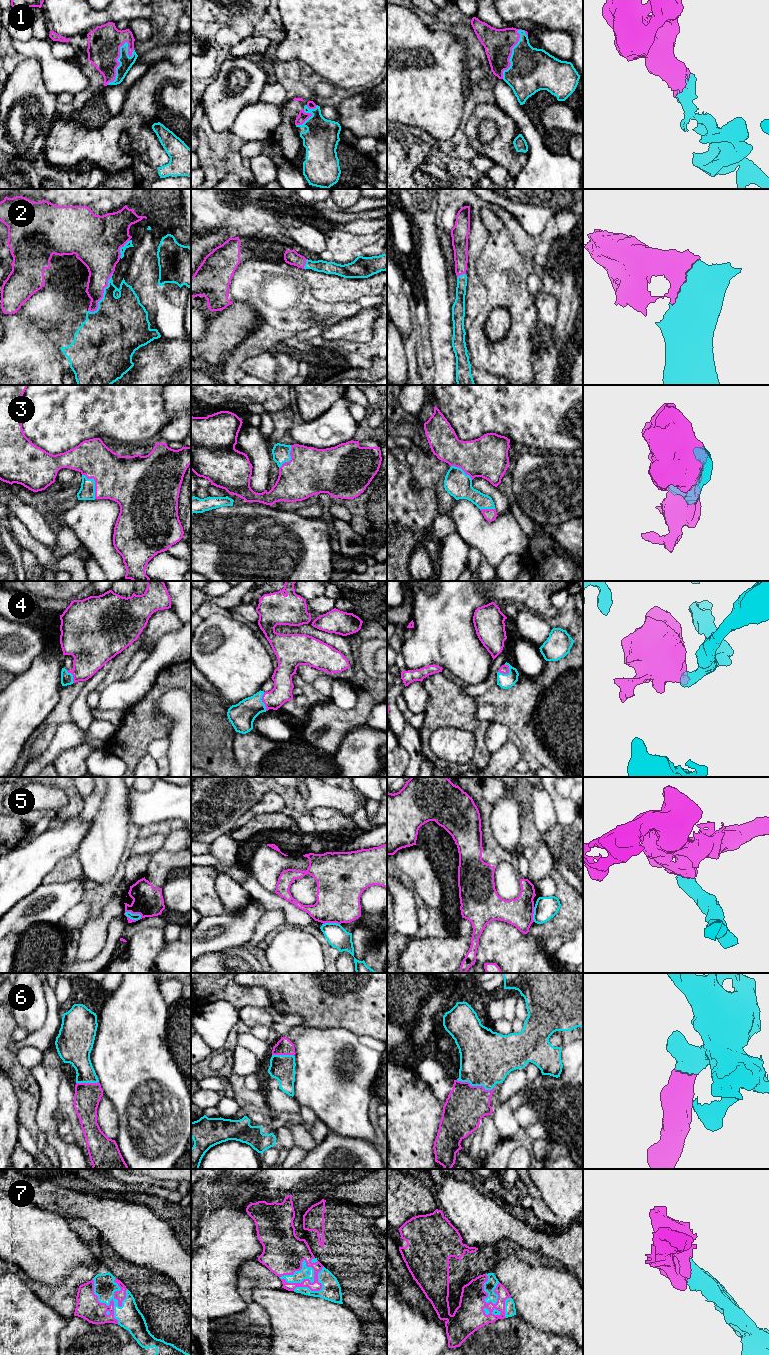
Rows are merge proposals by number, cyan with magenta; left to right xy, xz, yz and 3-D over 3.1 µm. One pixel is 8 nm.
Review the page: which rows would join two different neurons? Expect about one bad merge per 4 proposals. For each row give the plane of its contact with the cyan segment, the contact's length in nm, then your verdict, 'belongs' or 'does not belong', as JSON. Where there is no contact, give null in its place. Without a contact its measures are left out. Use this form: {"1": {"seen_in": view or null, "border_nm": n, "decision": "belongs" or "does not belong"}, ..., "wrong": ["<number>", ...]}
{"1": {"seen_in": "xy", "border_nm": 380, "decision": "belongs"}, "2": {"seen_in": "xy", "border_nm": 360, "decision": "belongs"}, "3": {"seen_in": "xy", "border_nm": 220, "decision": "belongs"}, "4": {"seen_in": "yz", "border_nm": 110, "decision": "belongs"}, "5": {"seen_in": "xy", "border_nm": 150, "decision": "does not belong"}, "6": {"seen_in": "yz", "border_nm": 300, "decision": "belongs"}, "7": {"seen_in": "xy", "border_nm": 420, "decision": "belongs"}, "wrong": ["5"]}

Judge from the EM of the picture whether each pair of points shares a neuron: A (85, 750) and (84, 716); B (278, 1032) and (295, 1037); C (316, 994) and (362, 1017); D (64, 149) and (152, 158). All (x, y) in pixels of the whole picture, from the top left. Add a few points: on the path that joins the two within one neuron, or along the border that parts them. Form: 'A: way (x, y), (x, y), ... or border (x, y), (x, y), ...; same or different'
A: border (84, 742), (91, 743), (98, 749); different
B: border (300, 1023), (292, 1026), (283, 1036); different
C: way (327, 995), (336, 999), (344, 999), (351, 1006); same
D: way (88, 144), (117, 126), (138, 134); same

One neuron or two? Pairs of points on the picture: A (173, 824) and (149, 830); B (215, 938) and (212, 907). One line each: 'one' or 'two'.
A: one
B: two

